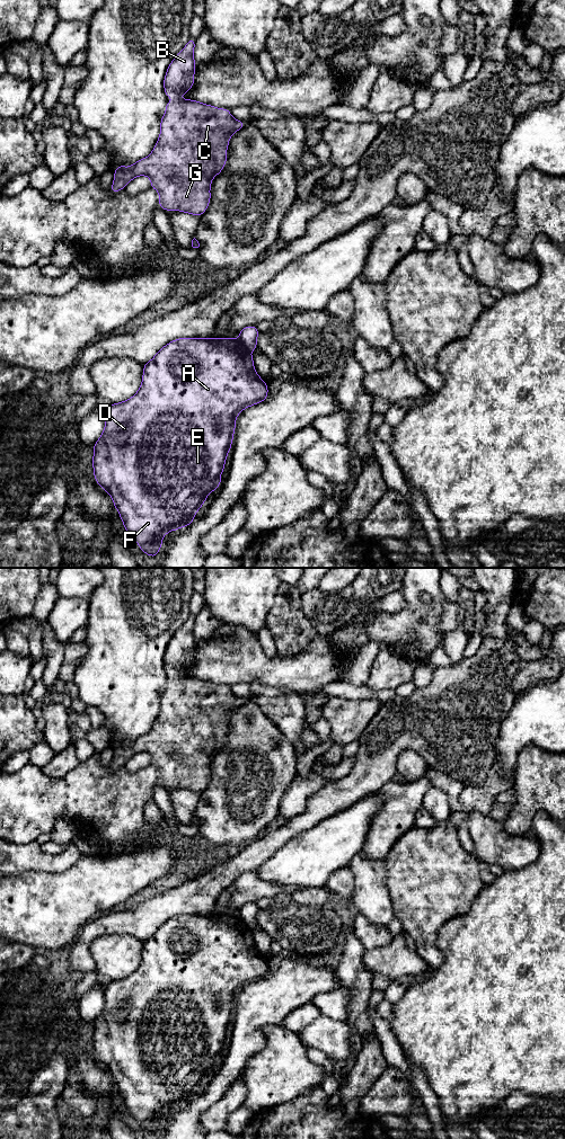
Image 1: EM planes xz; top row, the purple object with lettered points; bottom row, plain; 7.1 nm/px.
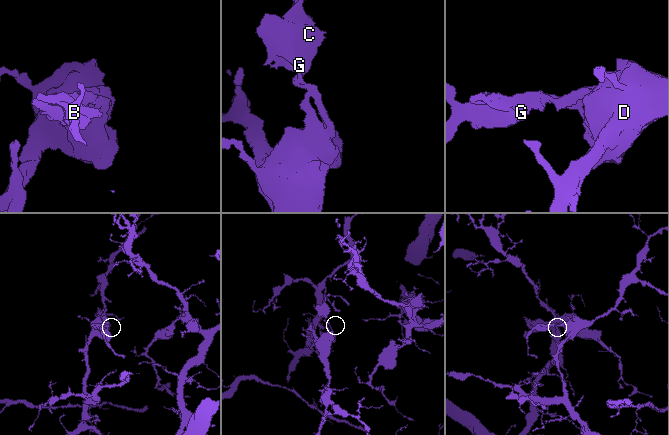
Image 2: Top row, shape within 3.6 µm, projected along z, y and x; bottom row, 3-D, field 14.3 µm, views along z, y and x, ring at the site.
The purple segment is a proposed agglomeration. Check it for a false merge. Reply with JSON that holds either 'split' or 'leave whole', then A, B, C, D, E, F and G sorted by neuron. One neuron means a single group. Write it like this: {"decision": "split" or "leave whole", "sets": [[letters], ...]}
{"decision": "split", "sets": [["A", "D", "E", "F"], ["B", "C", "G"]]}

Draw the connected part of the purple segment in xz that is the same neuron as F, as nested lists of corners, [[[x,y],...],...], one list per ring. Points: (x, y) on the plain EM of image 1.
[[[178,915],[143,942],[142,960],[132,975],[106,981],[105,1005],[92,1024],[94,1055],[112,1074],[127,1111],[147,1132],[158,1134],[165,1112],[194,1098],[209,1070],[222,1060],[220,1052],[238,991],[266,977],[267,971],[267,960],[257,951],[253,932],[240,916]]]

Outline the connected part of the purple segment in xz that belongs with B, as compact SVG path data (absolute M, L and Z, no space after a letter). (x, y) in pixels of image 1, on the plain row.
M189 615L168 642L164 666L168 675L176 677L166 680L166 687L160 697L160 711L152 729L130 744L117 742L109 766L112 769L117 769L135 754L147 753L151 758L150 764L159 769L160 785L201 793L210 781L212 756L227 740L229 715L246 701L233 695L229 686L178 675L187 670L195 659L194 625L195 616Z

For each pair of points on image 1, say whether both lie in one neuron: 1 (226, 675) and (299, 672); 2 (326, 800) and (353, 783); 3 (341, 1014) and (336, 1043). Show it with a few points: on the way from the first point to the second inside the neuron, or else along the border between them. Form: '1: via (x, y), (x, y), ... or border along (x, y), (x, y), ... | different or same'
1: via (244, 672), (281, 672) | same
2: via (333, 798), (346, 790) | same
3: border along (321, 1014), (345, 1021) | different

